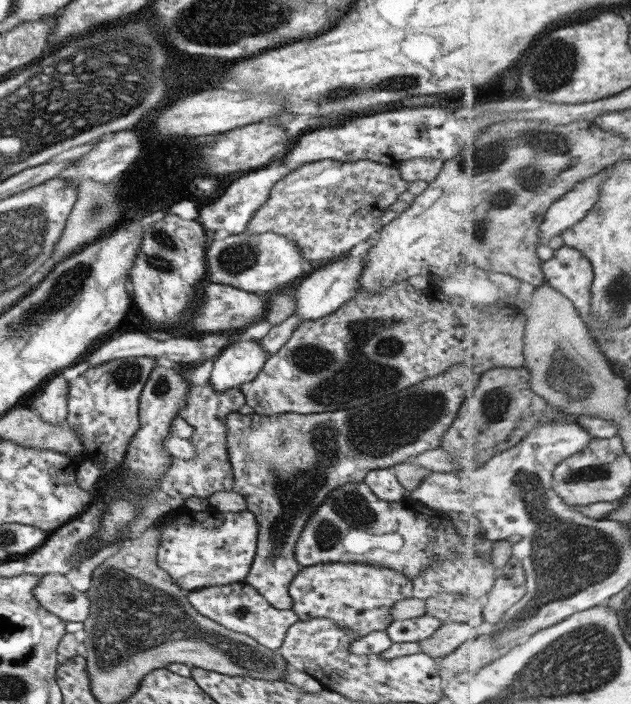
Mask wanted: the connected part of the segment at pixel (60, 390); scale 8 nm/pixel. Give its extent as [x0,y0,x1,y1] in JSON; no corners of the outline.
[31,375,67,424]

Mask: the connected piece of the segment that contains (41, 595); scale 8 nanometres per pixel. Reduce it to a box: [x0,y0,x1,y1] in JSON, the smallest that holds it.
[33,573,90,622]

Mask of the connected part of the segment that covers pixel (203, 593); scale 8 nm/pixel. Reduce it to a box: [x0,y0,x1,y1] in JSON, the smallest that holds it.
[188,582,298,651]

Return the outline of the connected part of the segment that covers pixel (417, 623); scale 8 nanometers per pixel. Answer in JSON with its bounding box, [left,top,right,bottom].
[385,615,443,643]

